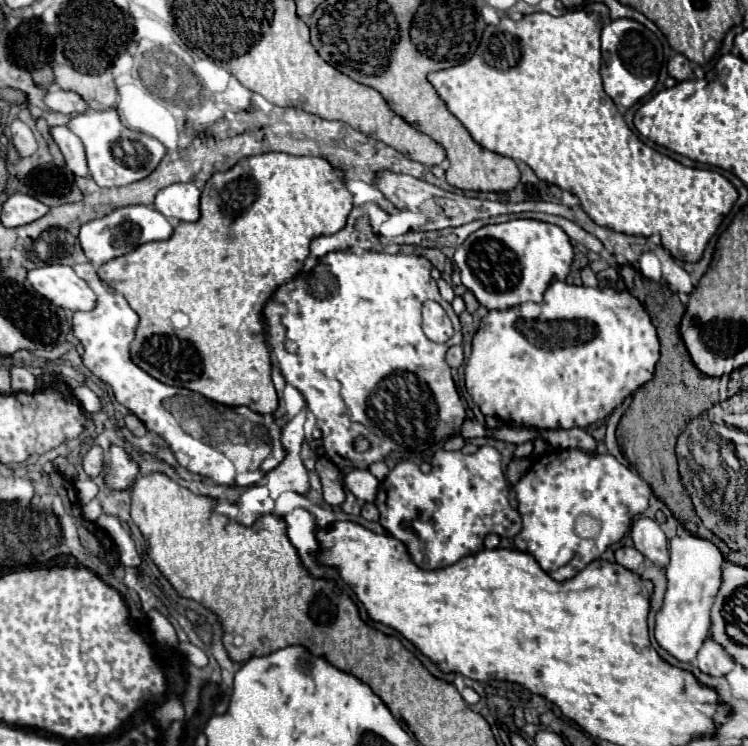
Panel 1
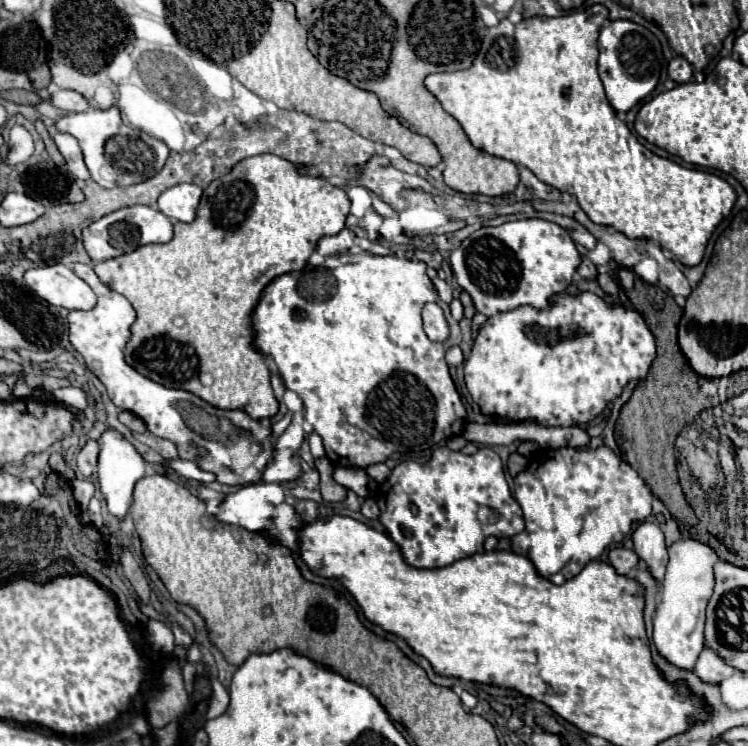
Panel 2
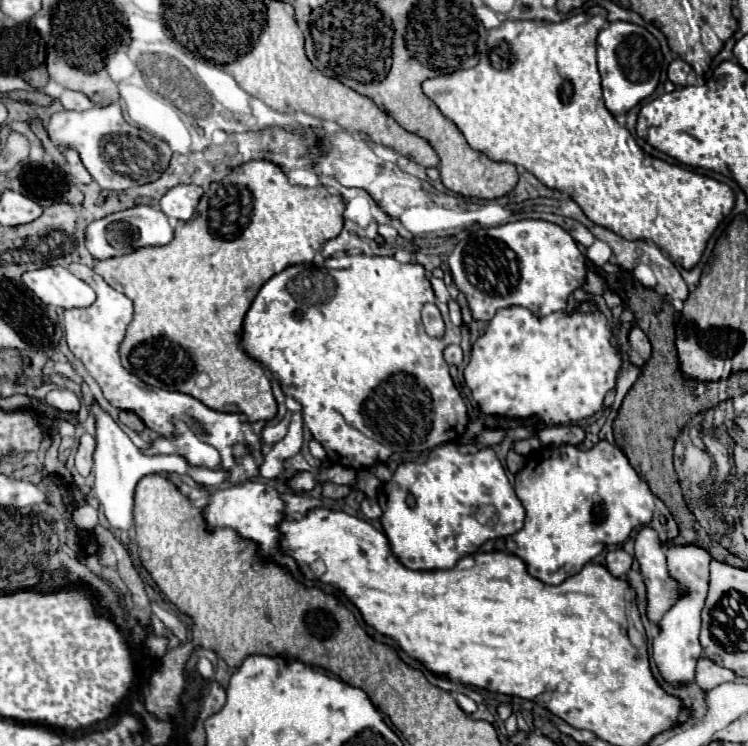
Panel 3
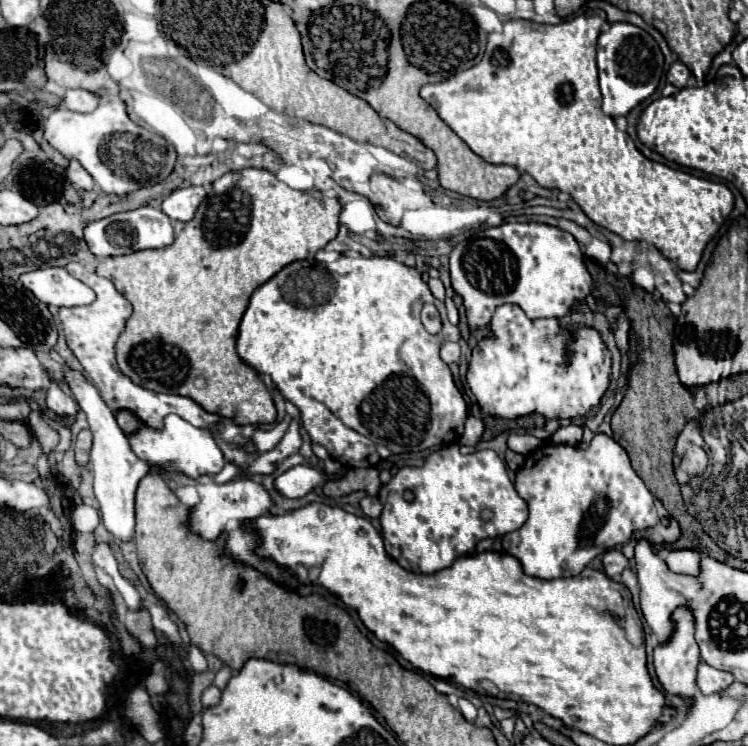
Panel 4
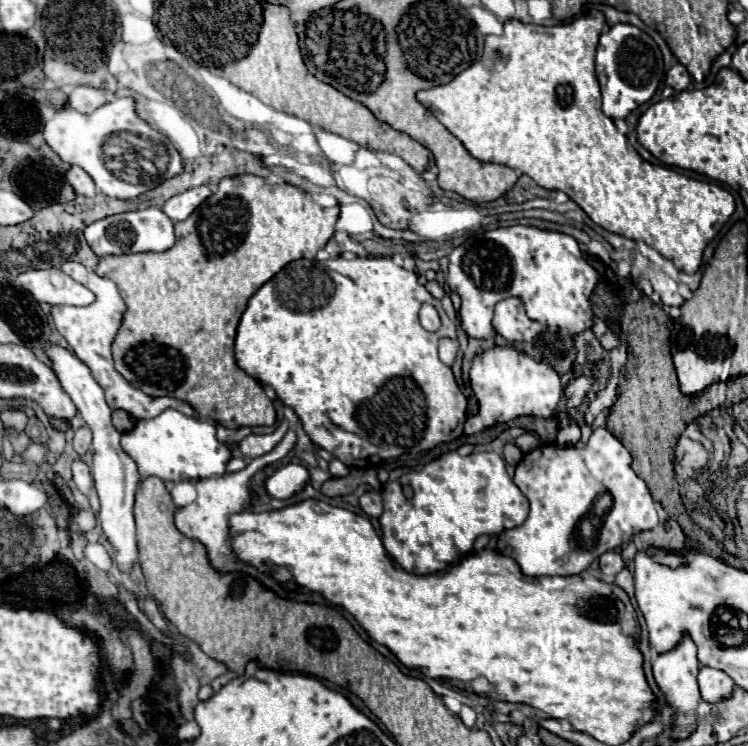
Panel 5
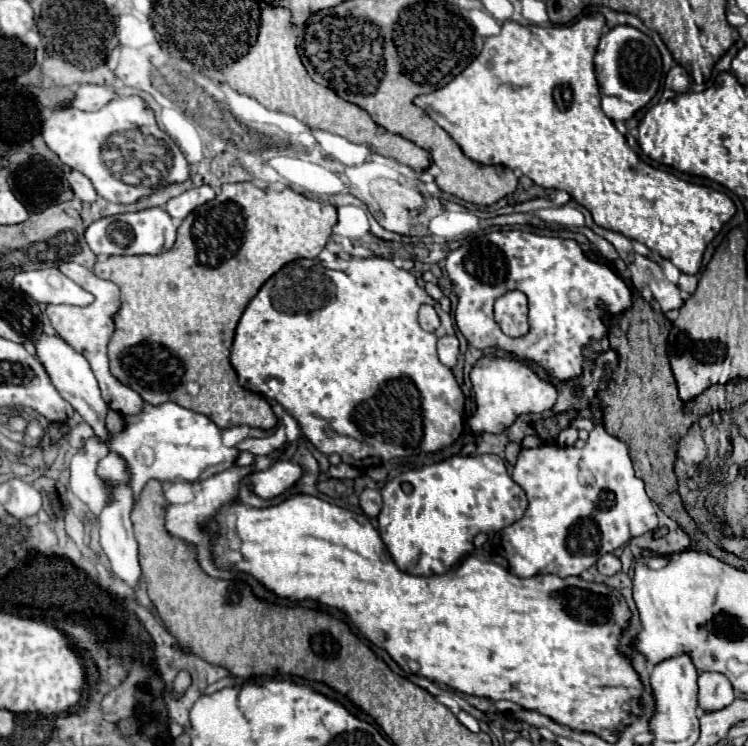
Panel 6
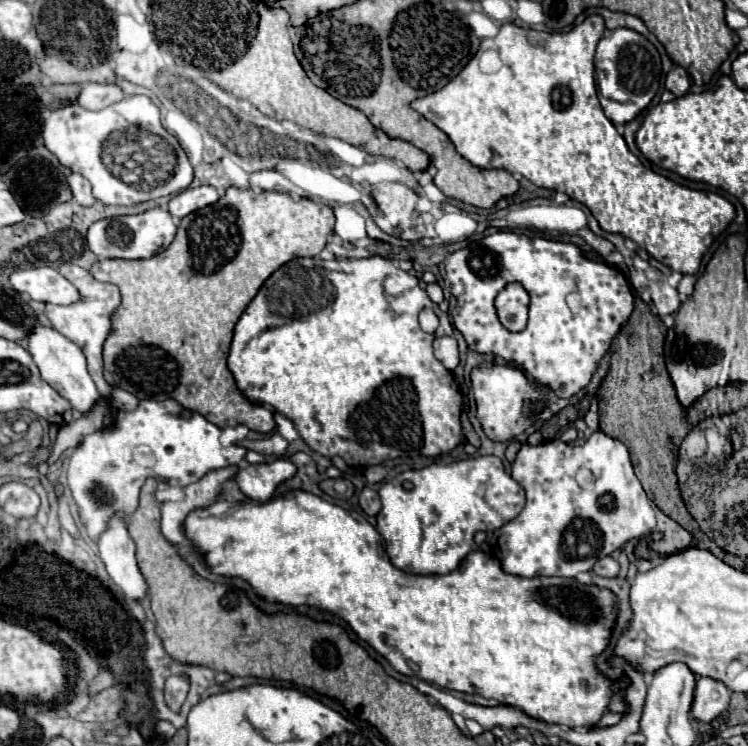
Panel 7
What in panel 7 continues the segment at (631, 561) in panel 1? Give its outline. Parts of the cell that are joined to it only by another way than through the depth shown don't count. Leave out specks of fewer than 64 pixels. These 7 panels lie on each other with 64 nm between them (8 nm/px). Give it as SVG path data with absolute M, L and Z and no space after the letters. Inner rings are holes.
M610 556L598 560L598 562L594 564L594 568L592 568L594 574L604 576L604 578L616 578L616 576L618 576L618 570L620 570L618 562L616 562L614 558L610 558Z

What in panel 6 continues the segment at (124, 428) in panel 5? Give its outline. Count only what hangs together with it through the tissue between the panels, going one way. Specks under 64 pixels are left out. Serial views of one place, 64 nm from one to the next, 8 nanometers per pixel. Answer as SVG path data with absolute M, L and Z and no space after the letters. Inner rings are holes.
M108 410L106 428L108 428L108 432L120 432L122 430L122 414L118 414L114 410Z

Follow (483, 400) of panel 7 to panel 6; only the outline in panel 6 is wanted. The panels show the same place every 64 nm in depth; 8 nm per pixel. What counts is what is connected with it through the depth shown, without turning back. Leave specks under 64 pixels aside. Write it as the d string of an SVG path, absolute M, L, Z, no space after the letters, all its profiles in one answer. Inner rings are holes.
M490 356L480 358L470 372L470 380L472 380L476 402L476 412L473 418L478 418L481 422L475 432L500 434L520 414L544 412L544 410L550 410L556 402L556 386L550 380L544 380L542 376L538 376L534 368L530 368L526 362L510 358L510 356L504 356L498 360Z

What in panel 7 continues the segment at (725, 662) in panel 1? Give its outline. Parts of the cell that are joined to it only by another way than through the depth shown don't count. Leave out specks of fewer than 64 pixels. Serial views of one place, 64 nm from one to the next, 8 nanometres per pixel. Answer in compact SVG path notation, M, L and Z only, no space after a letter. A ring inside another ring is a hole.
M700 678L694 690L694 700L692 700L692 718L698 722L710 722L716 716L720 716L730 702L730 690L710 678Z

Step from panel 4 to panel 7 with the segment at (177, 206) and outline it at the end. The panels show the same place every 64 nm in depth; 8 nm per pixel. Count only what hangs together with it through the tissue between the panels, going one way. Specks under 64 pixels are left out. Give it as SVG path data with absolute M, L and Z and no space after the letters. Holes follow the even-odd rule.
M200 186L200 188L186 188L184 192L172 196L168 208L170 208L170 214L180 220L184 216L188 216L190 212L196 212L204 206L210 206L210 204L216 204L220 200L216 188L212 186Z

